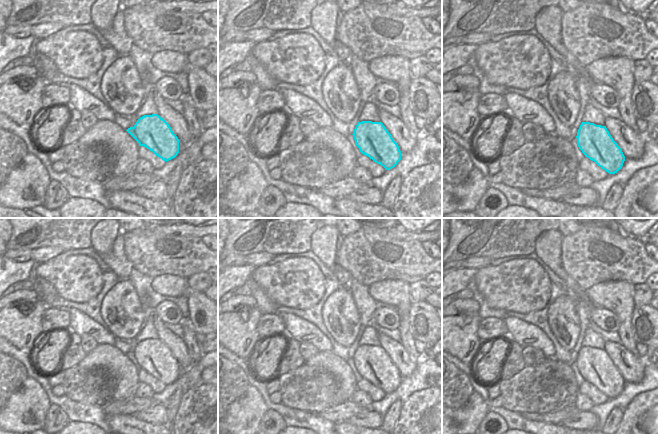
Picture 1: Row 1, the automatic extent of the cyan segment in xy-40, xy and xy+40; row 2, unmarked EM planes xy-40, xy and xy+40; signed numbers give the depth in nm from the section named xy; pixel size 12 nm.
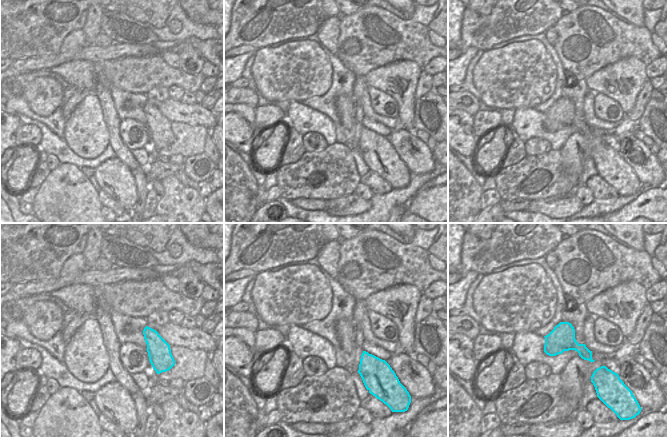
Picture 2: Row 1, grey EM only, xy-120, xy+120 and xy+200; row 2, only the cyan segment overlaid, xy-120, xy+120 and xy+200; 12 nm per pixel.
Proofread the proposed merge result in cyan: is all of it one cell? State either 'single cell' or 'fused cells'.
fused cells

